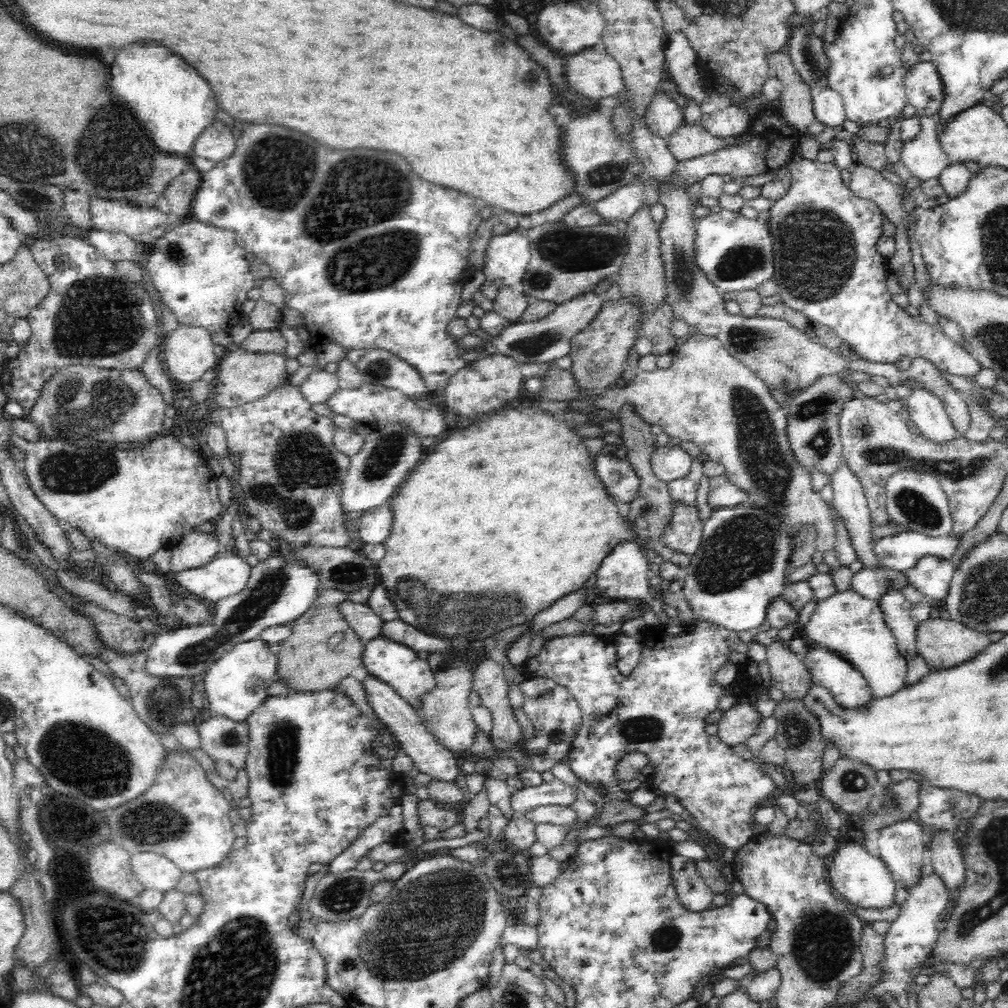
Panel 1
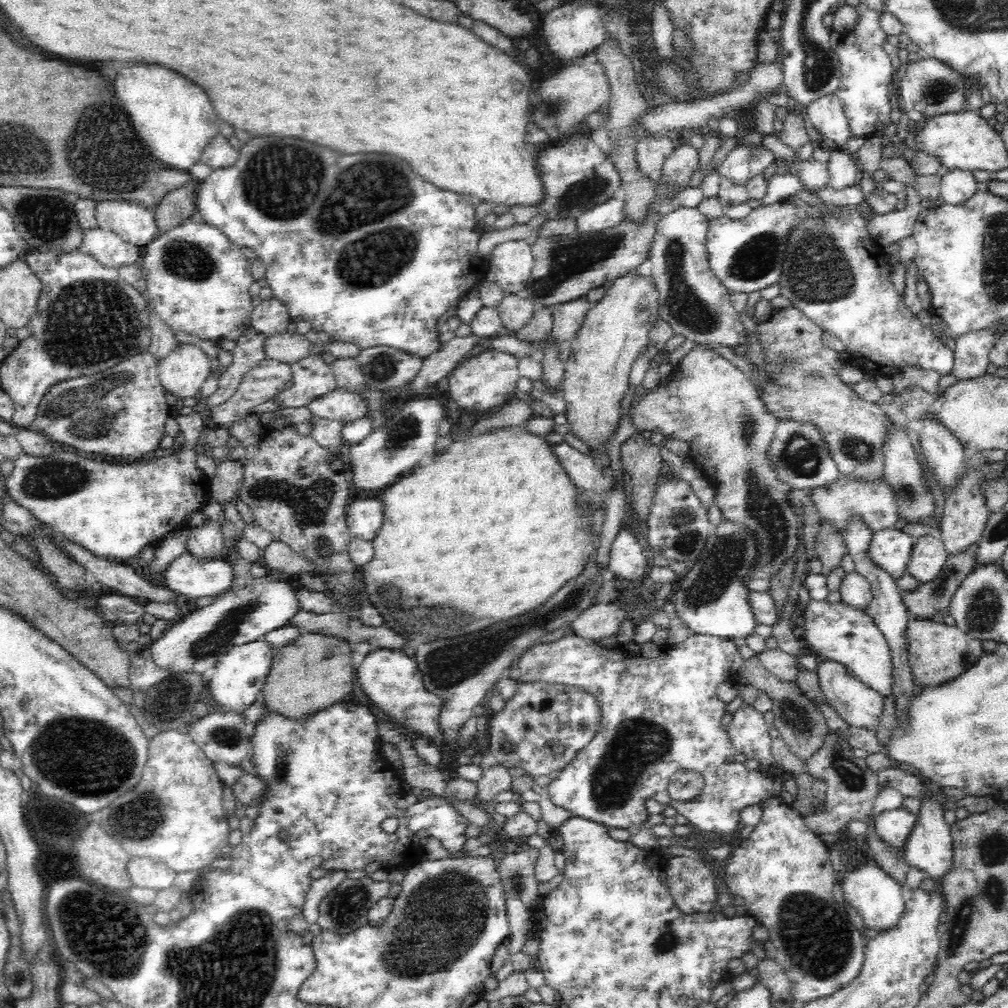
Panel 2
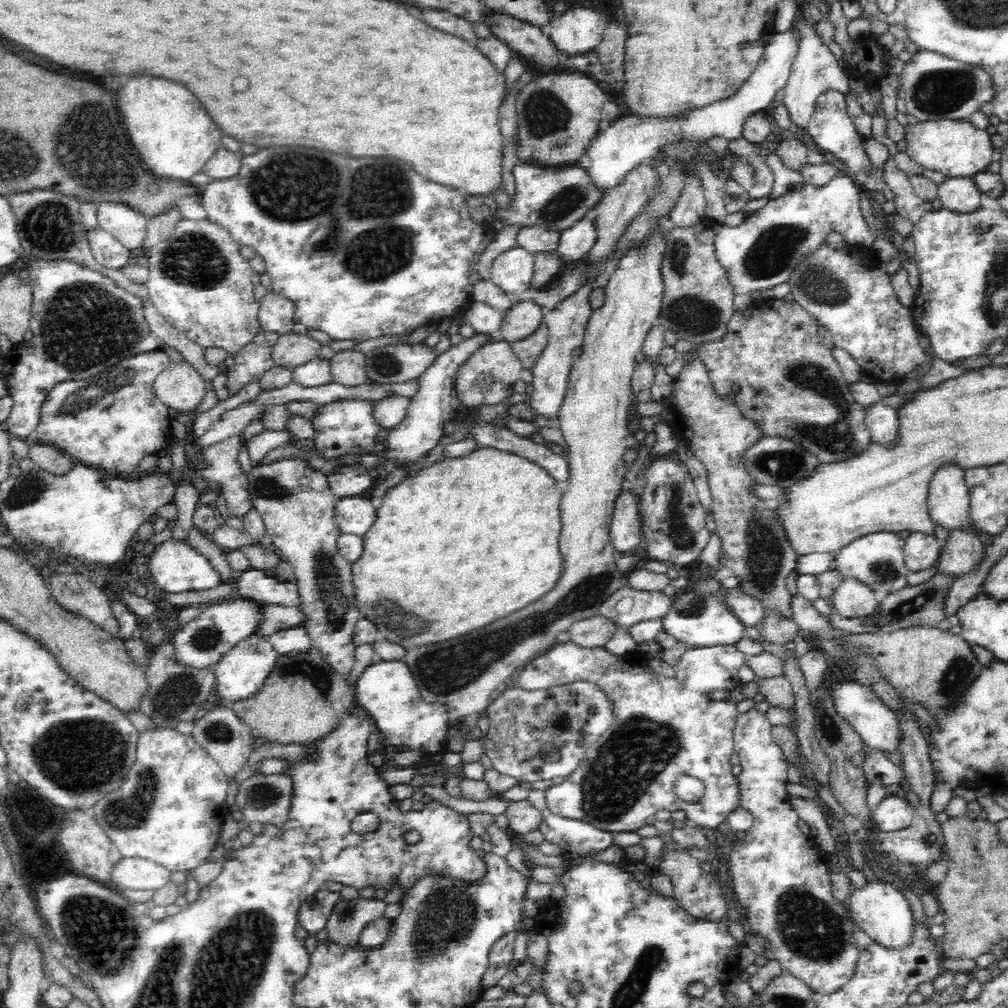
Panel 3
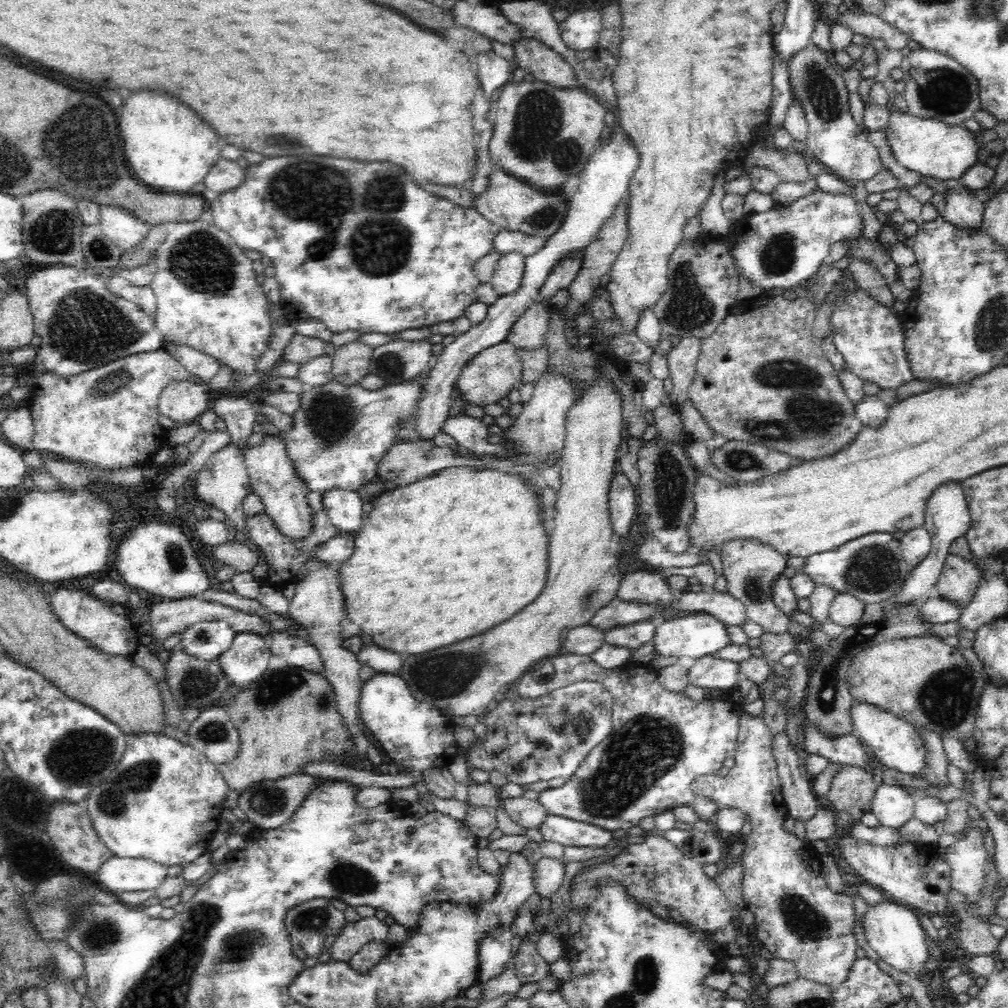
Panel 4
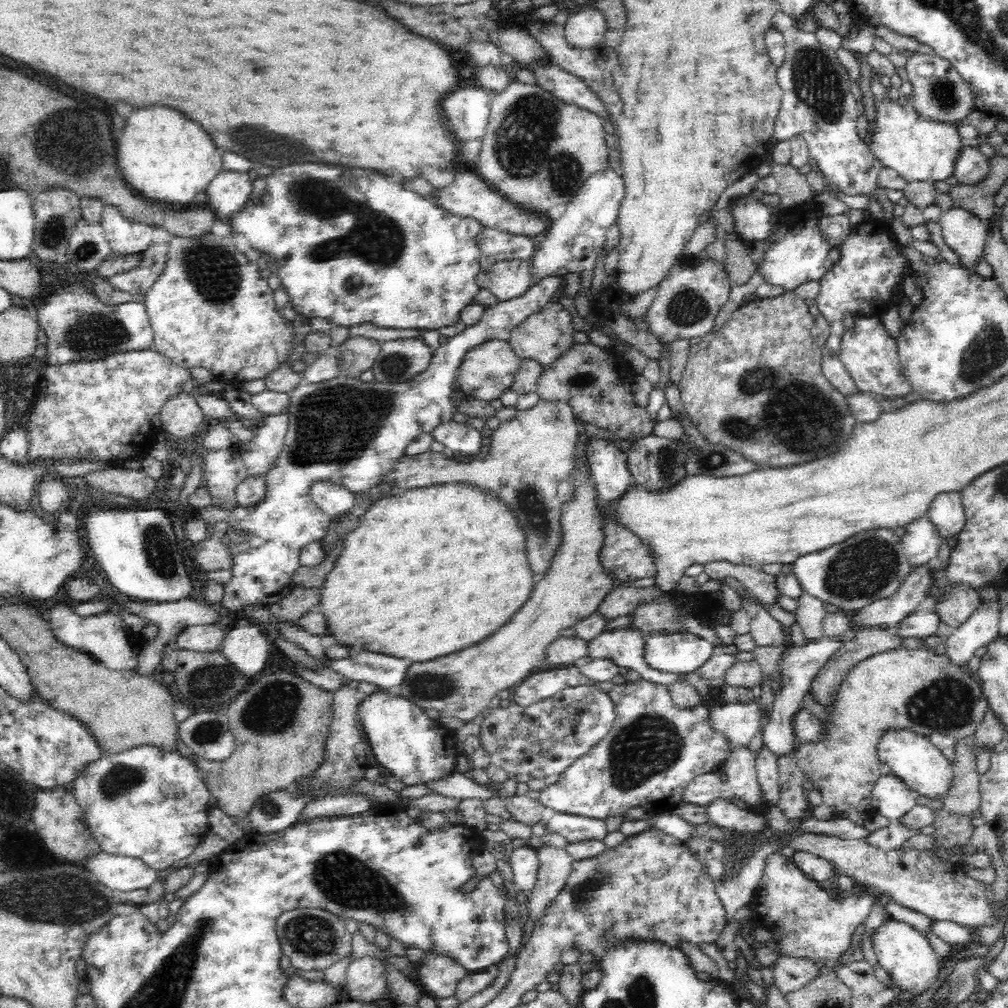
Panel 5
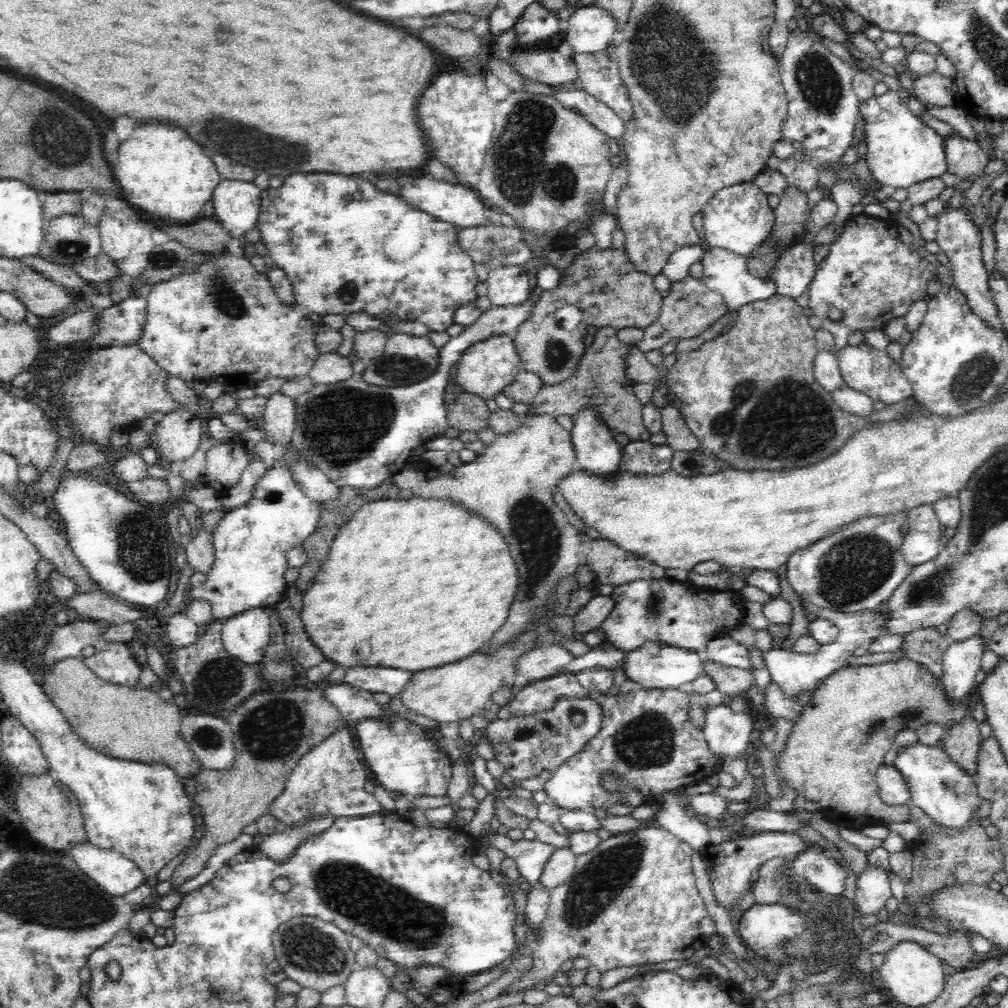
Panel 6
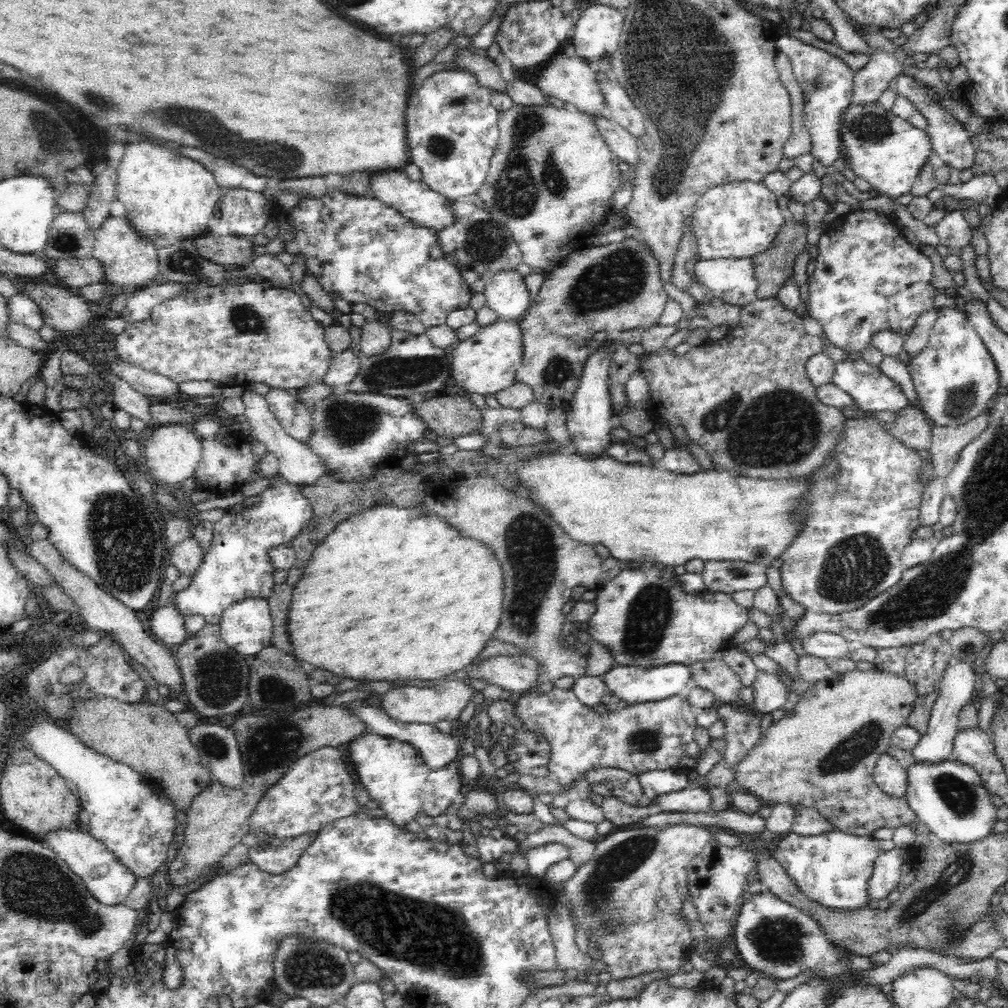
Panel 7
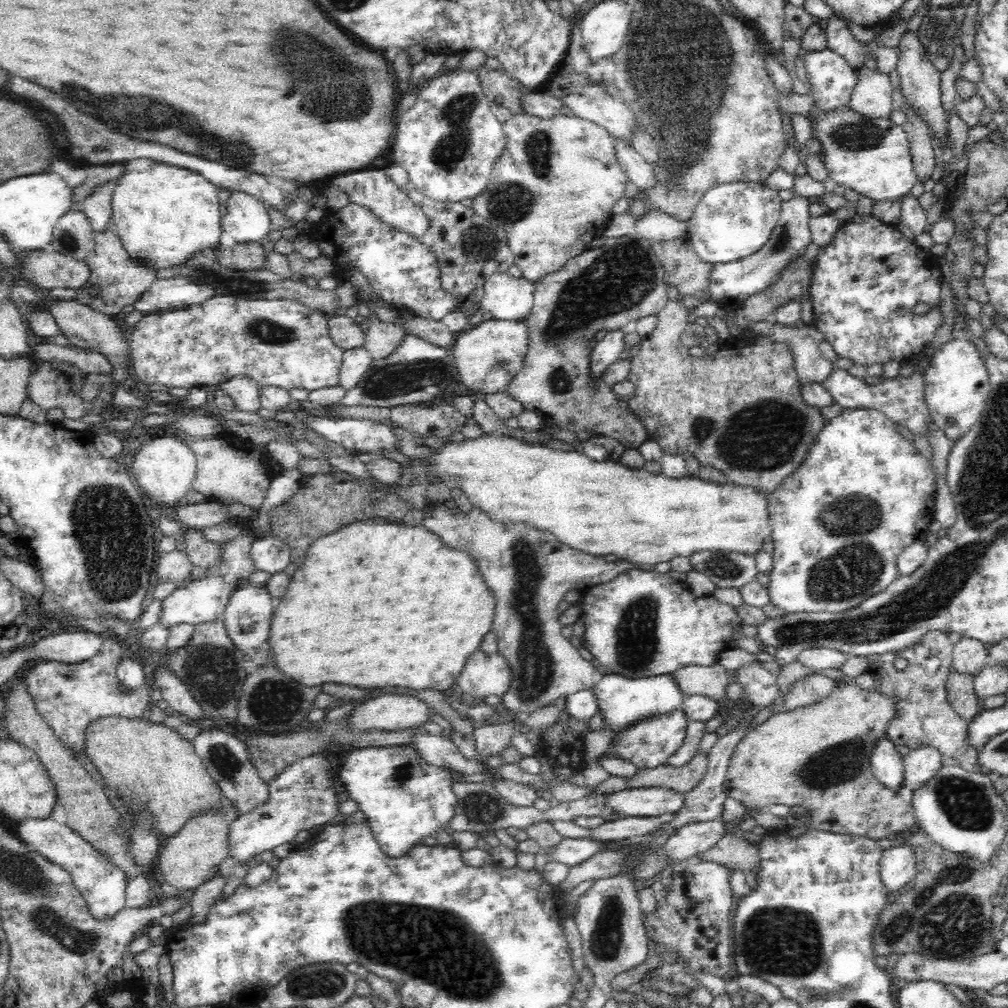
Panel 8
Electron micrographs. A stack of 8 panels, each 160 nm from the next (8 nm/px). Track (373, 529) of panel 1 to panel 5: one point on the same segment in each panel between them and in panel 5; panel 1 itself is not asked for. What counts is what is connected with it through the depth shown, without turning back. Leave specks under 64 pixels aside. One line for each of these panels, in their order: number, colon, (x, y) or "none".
2: (364, 517)
3: (354, 515)
4: (344, 507)
5: (334, 500)

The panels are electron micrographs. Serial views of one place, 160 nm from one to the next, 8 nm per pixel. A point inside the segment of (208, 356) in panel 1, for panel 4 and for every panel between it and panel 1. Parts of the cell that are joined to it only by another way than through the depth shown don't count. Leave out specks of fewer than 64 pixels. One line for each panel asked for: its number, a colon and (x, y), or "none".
2: (182, 373)
3: (180, 386)
4: (185, 401)

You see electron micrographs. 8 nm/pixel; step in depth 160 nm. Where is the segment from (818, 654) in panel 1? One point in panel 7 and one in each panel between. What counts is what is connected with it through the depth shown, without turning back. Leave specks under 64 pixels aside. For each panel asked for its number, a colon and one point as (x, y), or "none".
2: (859, 705)
3: (877, 724)
4: (896, 744)
5: (923, 767)
6: (949, 796)
7: (949, 796)

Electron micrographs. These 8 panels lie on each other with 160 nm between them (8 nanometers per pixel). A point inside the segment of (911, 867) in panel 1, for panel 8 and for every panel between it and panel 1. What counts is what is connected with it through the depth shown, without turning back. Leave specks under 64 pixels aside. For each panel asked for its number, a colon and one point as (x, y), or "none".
2: (893, 826)
3: (893, 813)
4: (893, 805)
5: (891, 798)
6: (892, 788)
7: (889, 774)
8: (886, 763)

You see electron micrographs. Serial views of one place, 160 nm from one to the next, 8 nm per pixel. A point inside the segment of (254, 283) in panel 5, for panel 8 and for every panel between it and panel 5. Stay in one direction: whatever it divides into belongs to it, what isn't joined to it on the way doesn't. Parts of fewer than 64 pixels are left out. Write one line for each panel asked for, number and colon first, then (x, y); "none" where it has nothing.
6: (226, 324)
7: (240, 333)
8: (281, 342)

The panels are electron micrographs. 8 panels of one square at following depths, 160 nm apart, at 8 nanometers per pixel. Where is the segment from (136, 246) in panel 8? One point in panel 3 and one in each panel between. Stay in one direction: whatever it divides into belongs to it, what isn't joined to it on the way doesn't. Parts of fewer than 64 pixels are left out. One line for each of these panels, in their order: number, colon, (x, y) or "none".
3: (174, 136)
4: (168, 148)
5: (164, 157)
6: (161, 171)
7: (166, 194)

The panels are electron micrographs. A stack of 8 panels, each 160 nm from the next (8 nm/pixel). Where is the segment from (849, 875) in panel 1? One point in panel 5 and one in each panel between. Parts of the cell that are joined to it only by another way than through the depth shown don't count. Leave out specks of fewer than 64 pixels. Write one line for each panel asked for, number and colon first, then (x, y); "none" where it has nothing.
2: (878, 898)
3: (881, 910)
4: (895, 932)
5: (905, 954)

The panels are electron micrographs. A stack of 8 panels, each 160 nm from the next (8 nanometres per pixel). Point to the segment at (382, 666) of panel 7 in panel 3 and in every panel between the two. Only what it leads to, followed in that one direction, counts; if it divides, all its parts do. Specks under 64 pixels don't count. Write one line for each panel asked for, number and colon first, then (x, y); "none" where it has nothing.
3: (454, 547)
4: (441, 559)
5: (425, 572)
6: (412, 584)

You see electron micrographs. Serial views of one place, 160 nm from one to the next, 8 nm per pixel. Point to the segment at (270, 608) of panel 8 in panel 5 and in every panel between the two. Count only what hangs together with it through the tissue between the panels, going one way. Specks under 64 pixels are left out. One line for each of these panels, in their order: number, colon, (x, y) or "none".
5: (245, 646)
6: (246, 635)
7: (247, 626)

